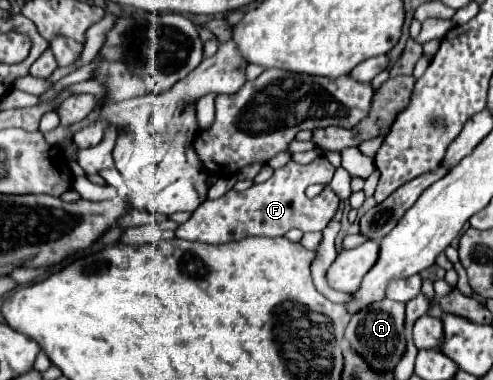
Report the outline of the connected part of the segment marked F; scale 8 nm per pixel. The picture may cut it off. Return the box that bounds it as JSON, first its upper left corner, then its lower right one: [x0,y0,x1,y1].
[176,158,340,244]

